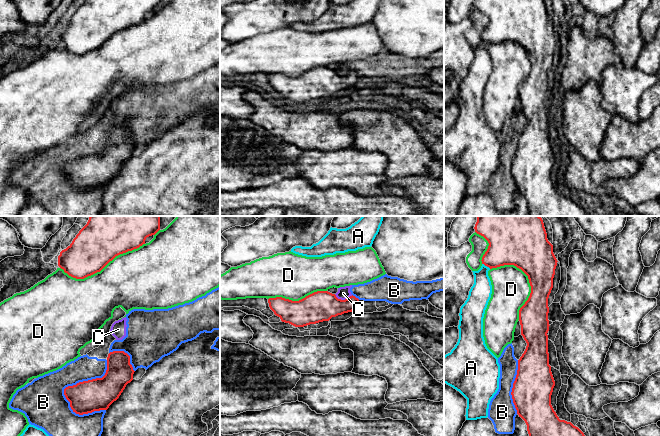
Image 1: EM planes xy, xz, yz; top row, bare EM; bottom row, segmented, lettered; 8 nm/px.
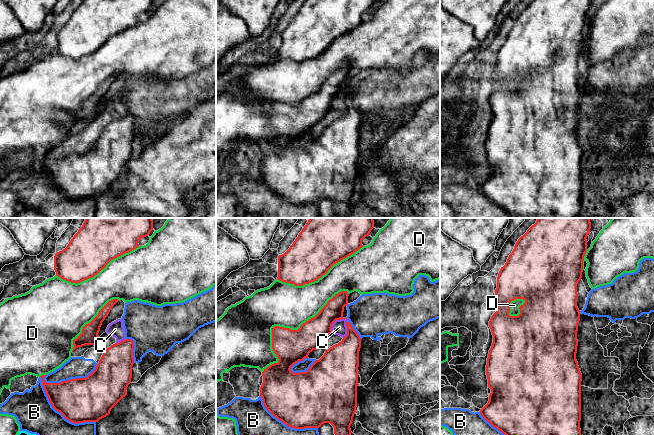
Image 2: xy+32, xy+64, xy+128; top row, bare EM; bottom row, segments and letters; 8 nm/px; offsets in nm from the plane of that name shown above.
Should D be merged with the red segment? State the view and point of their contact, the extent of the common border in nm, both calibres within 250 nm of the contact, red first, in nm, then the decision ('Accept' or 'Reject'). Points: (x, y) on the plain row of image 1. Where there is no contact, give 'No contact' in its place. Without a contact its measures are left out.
Touches red at xy (102, 44). Shared border 700 nm. Thickness 340 nm (red) against 440 nm. Reject

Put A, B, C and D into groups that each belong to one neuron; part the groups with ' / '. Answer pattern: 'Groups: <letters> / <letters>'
Groups: A / B C / D

